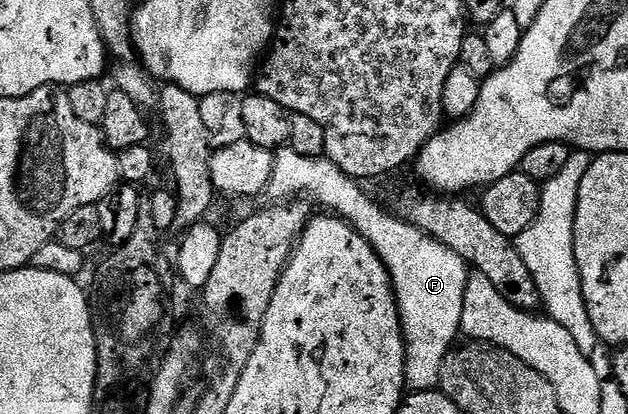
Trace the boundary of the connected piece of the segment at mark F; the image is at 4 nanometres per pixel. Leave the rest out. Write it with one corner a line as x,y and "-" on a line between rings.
281,148
274,153
274,170
266,194
272,200
307,196
317,207
324,206
320,208
351,224
376,249
396,293
404,333
404,381
413,391
437,389
444,357
453,349
460,330
462,263
449,246
403,222
395,213
388,211
387,214
360,186
363,185
346,176
327,156
298,156
298,152
290,148

